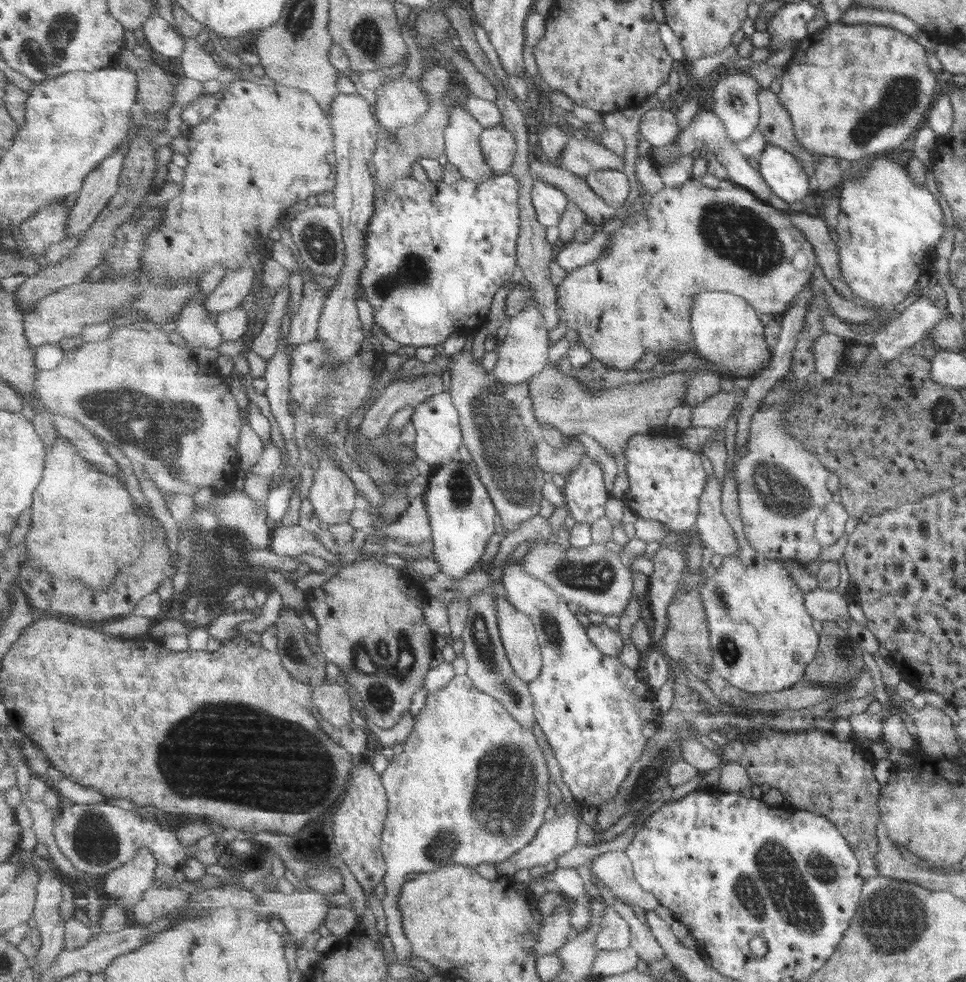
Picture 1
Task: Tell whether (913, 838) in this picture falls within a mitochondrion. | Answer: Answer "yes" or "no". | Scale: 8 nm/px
no

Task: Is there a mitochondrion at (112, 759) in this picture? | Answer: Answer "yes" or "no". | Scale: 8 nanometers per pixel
no

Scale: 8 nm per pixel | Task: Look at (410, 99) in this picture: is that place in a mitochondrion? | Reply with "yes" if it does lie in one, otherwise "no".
yes

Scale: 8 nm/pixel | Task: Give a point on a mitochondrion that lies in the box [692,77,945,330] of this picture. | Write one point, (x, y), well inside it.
(740, 235)

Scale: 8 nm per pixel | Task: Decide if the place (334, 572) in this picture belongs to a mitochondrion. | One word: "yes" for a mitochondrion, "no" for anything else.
no

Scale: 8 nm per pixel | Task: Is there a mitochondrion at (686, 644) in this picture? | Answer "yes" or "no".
yes

